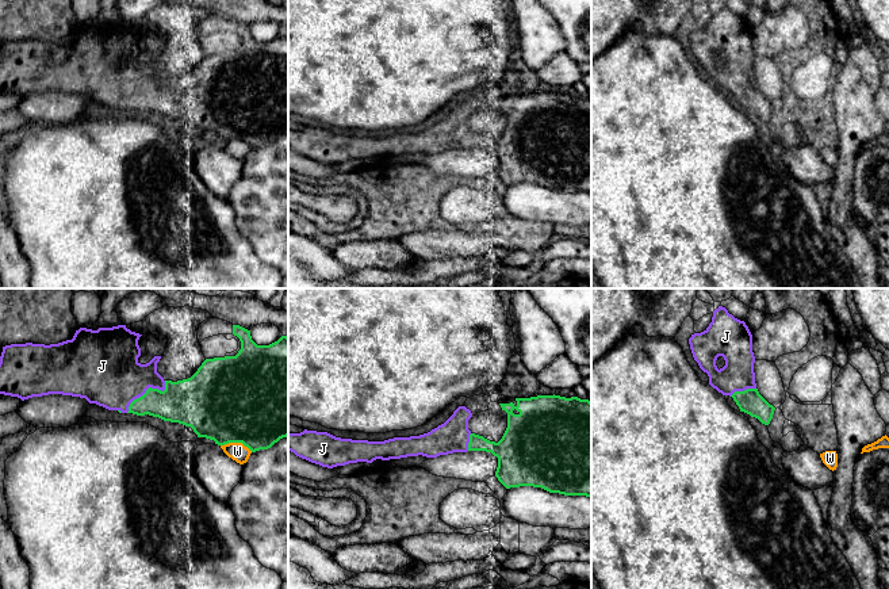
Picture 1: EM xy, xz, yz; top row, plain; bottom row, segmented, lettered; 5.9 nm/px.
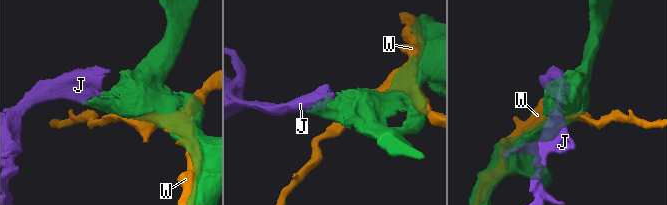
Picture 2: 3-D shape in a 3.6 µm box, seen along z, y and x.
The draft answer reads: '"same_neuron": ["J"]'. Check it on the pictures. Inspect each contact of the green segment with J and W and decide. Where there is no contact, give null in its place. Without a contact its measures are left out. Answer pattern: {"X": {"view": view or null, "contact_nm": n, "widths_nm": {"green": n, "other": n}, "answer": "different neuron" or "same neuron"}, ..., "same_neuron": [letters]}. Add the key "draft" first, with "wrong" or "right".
{"draft": "right", "J": {"view": "xy", "contact_nm": 300, "widths_nm": {"green": 260, "other": 380}, "answer": "same neuron"}, "W": {"view": "xy", "contact_nm": 200, "widths_nm": {"green": 500, "other": 110}, "answer": "different neuron"}, "same_neuron": ["J"]}

